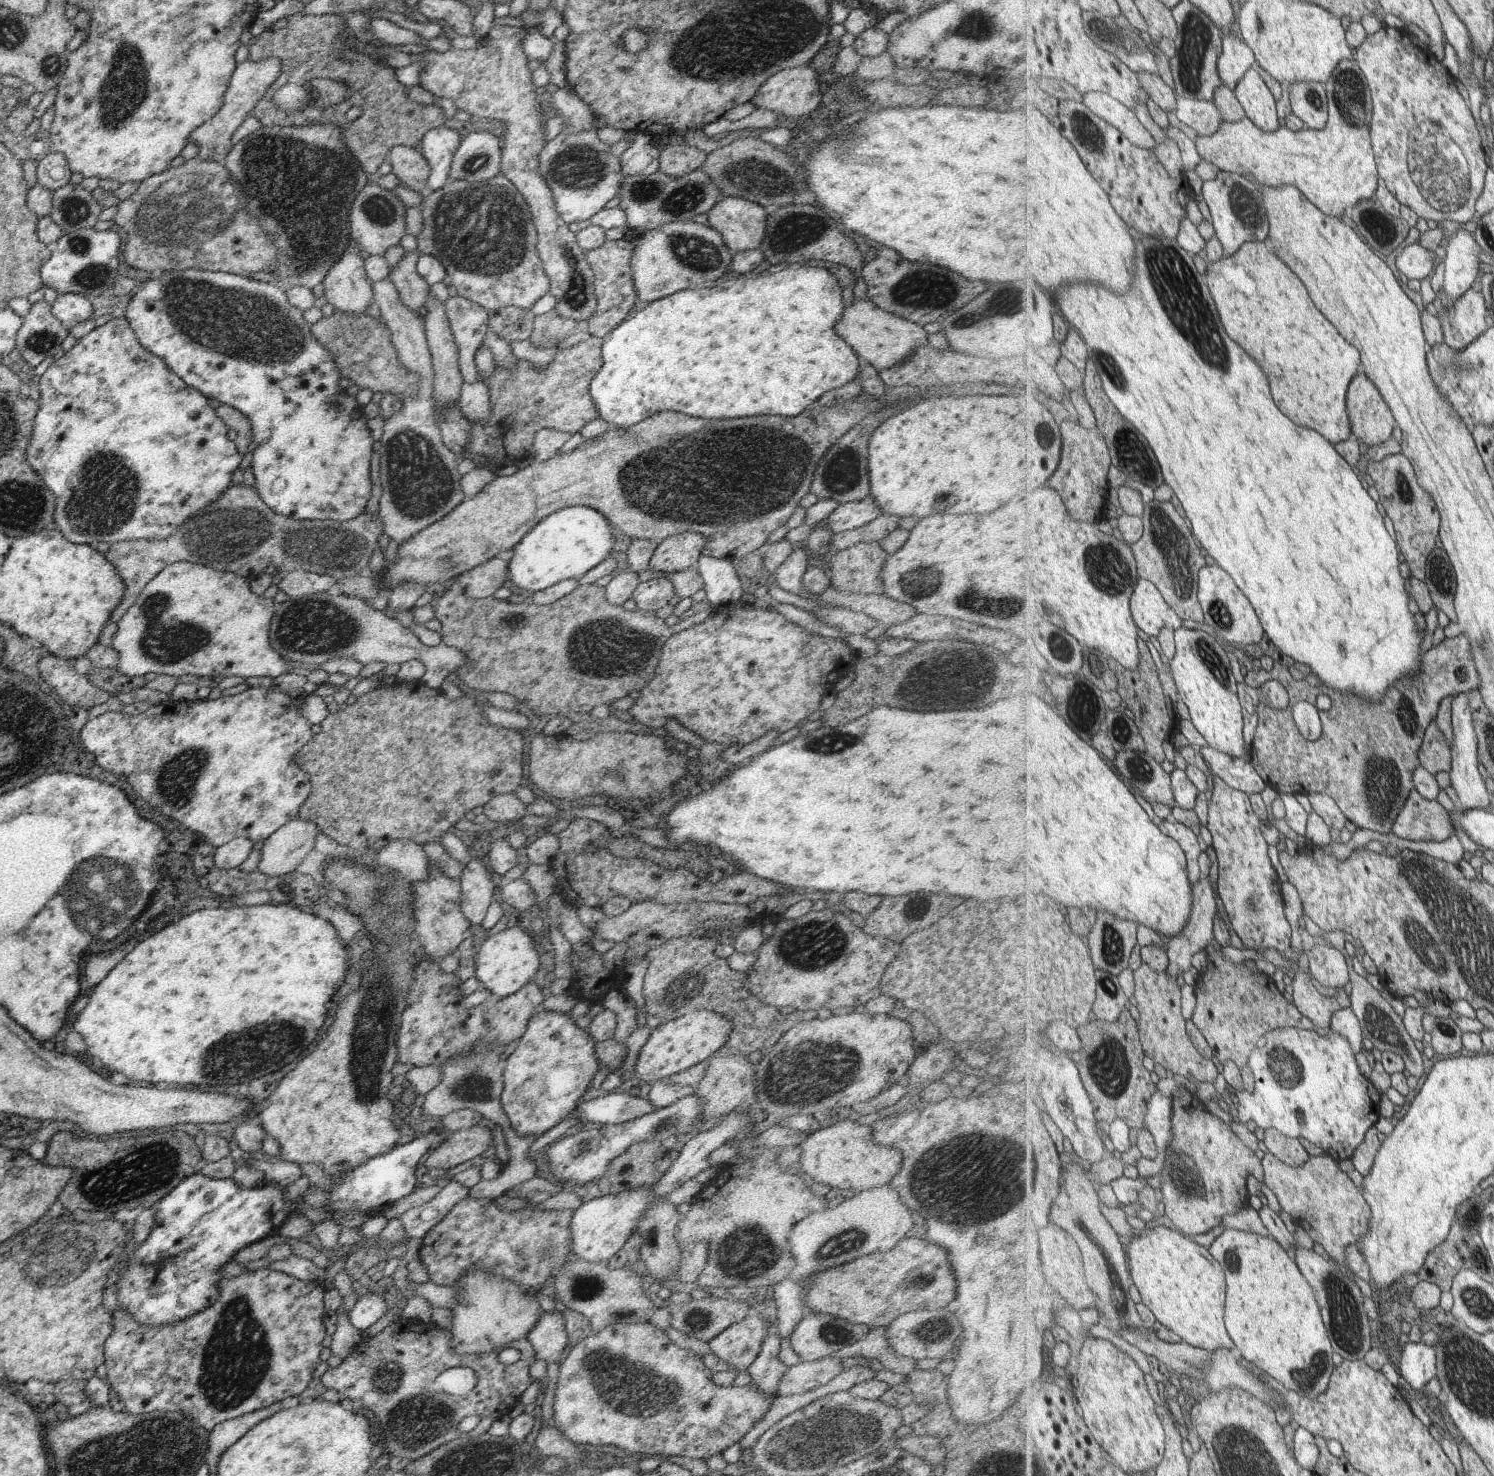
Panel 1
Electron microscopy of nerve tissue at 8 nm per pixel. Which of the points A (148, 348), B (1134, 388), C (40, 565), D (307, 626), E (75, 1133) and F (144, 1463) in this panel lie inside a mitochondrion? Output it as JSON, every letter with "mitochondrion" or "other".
{"A":"other","B":"mitochondrion","C":"other","D":"mitochondrion","E":"other","F":"mitochondrion"}

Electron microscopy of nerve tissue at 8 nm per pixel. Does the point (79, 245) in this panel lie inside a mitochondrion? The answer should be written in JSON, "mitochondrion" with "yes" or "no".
{"mitochondrion":"yes"}

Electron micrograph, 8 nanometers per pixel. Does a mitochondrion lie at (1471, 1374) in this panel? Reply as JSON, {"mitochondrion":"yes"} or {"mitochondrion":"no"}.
{"mitochondrion":"yes"}

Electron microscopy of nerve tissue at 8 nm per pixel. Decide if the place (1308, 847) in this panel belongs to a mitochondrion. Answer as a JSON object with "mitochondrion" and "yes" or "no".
{"mitochondrion":"no"}

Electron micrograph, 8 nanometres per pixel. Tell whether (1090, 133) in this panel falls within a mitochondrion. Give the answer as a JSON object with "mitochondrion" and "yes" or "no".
{"mitochondrion":"yes"}

